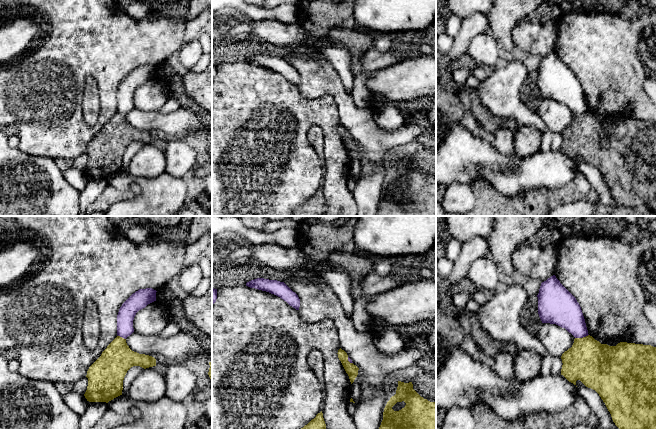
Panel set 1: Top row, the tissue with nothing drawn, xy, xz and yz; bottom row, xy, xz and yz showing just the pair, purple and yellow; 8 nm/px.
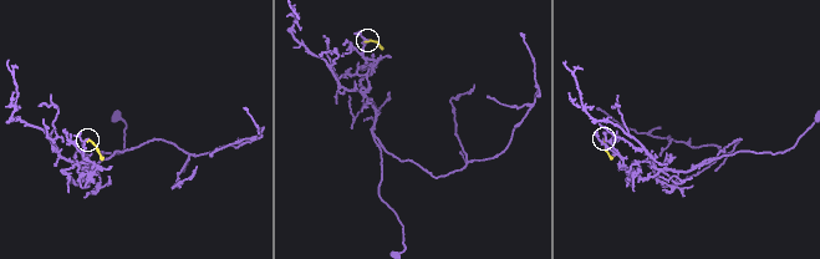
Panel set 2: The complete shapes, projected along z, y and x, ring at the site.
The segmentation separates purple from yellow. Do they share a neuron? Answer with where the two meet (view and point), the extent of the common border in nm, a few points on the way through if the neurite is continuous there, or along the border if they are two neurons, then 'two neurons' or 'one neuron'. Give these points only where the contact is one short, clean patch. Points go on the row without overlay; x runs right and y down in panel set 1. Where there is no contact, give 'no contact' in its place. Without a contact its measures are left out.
meets purple in yz at (581, 113); contact 120 nm long; border along yz (588, 110), (575, 114); two neurons

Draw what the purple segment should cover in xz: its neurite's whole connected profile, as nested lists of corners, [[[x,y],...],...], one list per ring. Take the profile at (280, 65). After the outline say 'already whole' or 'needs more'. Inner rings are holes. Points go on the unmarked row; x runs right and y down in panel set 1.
[[[257,54],[247,58],[246,62],[274,70],[286,77],[296,86],[299,86],[300,75],[298,71],[293,68],[284,58]]]; already whole

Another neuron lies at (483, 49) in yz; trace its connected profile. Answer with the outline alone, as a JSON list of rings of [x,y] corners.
[[[486,32],[472,38],[467,53],[478,67],[489,71],[495,69],[497,60],[503,55],[494,37]]]

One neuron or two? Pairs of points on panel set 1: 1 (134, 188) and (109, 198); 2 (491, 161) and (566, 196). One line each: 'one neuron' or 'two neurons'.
1: one neuron
2: two neurons

